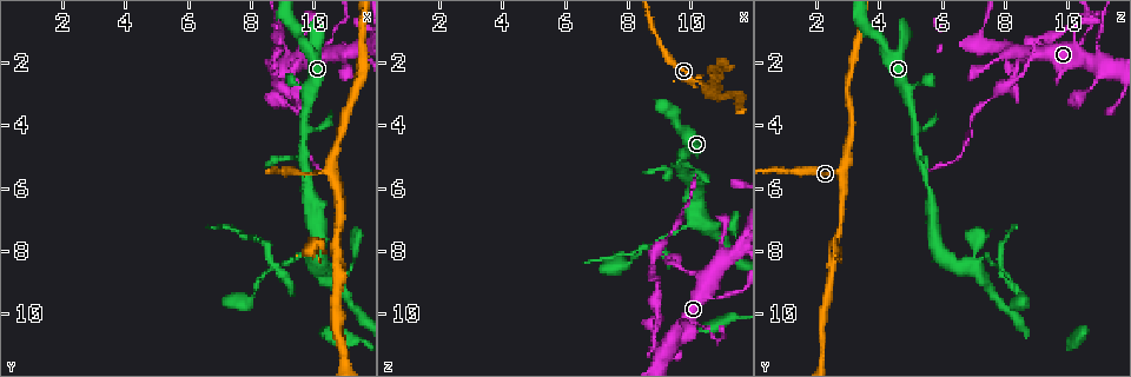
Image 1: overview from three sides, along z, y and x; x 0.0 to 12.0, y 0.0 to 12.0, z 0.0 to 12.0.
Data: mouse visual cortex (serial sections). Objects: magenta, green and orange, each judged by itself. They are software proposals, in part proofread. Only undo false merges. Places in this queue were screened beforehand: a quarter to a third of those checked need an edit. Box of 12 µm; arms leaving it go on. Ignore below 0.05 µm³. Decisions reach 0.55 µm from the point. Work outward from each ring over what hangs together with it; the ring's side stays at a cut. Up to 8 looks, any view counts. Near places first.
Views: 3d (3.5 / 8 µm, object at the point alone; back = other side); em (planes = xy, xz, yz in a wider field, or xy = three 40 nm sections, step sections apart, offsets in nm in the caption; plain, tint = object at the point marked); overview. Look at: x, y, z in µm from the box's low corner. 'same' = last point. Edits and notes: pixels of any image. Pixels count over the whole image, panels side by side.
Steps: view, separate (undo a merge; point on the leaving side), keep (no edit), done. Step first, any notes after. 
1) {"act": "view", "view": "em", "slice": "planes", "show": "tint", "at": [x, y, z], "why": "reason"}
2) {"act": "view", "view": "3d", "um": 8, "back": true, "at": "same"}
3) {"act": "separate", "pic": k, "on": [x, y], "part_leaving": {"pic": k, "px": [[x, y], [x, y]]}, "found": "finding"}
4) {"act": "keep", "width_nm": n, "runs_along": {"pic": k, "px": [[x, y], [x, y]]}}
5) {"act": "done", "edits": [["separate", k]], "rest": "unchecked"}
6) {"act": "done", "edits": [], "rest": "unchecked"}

{"act": "view", "view": "3d", "um": 3.5, "at": [8.8, 8.5, 7.7], "why": "branch point"}

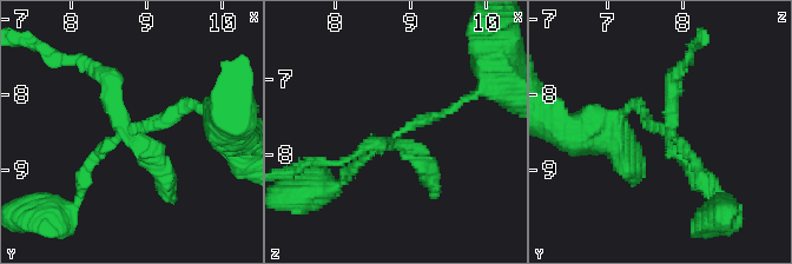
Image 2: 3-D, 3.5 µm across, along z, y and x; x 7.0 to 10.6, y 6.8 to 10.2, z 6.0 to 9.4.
{"act": "view", "view": "em", "slice": "planes", "show": "tint", "at": [8.80, 8.50, 7.80], "why": "need the tissue"}

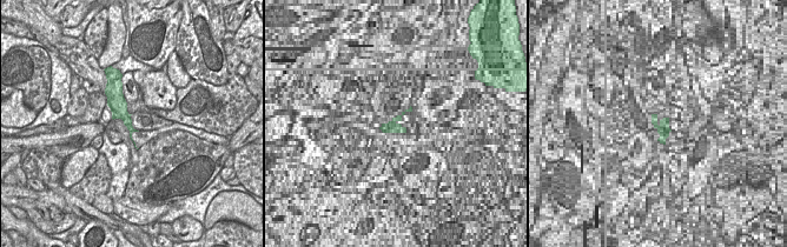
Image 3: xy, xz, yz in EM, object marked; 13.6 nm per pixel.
{"act": "separate", "pic": 2, "on": [673, 93], "part_leaving": {"pic": 2, "px": [[668, 126], [672, 76], [690, 57]]}, "found": "a second cell is stuck on"}

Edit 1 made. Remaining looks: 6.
{"act": "view", "view": "overview", "why": "see it whole again"}

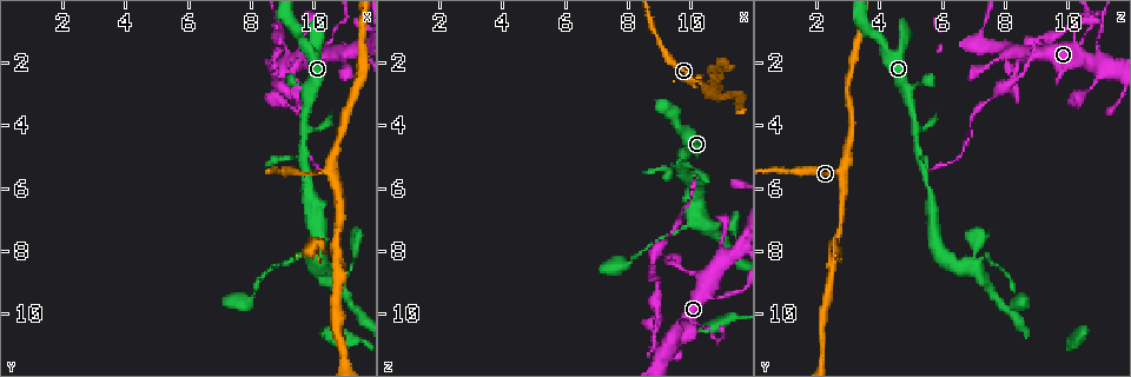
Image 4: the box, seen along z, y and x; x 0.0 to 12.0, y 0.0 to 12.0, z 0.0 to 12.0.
{"act": "view", "view": "3d", "um": 3.5, "at": [10.9, 8.8, 7.1], "why": "calibre changes"}

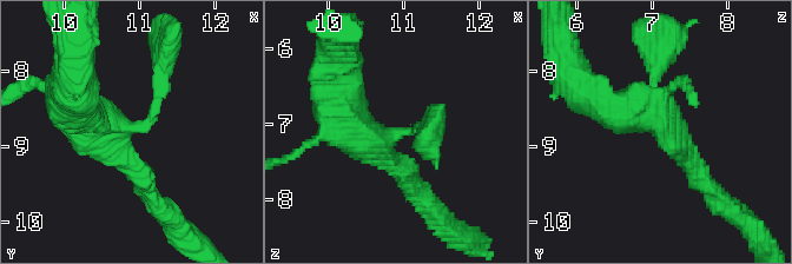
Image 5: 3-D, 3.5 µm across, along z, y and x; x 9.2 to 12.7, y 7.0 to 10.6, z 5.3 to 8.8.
{"act": "view", "view": "em", "slice": "xy", "step": 1, "show": "tint", "at": [10.95, 8.75, 7.15]}

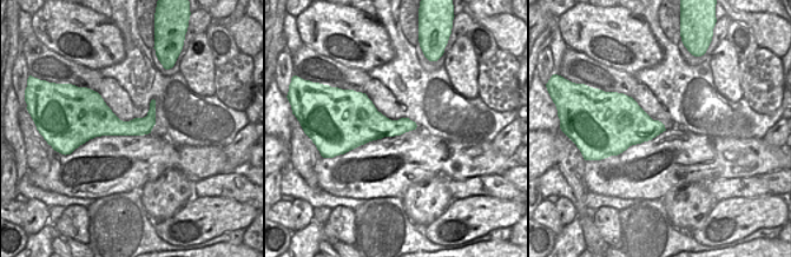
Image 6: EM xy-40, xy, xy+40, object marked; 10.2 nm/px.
{"act": "keep", "width_nm": 300, "runs_along": {"pic": 5, "px": [[76, 107], [140, 129], [162, 88], [162, 60]]}, "found": "all the same cell"}

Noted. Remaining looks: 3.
{"act": "view", "view": "3d", "um": 3.5, "at": [10.7, 8.0, 2.7]}

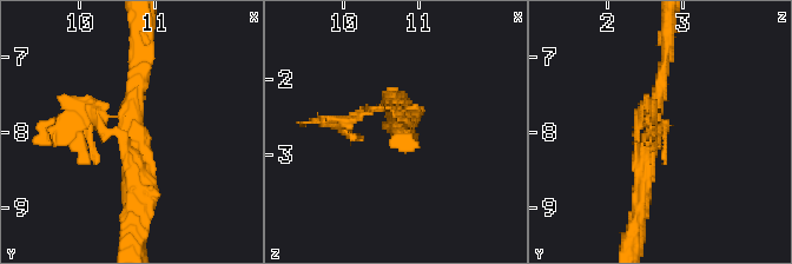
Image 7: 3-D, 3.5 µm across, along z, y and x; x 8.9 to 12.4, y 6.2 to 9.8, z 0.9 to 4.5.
{"act": "view", "view": "em", "slice": "xy", "step": 1, "show": "tint", "at": [10.75, 8.10, 2.60], "arms": 3, "arm_widths_nm": [150, 150, 250], "why": "shape alone is not enough"}

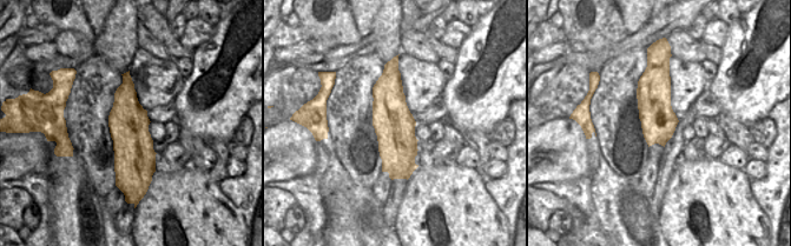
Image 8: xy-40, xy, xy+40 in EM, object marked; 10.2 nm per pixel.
{"act": "separate", "pic": 7, "on": [81, 146], "found": "two cells meet here"}

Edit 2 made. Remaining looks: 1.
{"act": "done", "edits": [["separate", 2], ["separate", 7]], "rest": "unchecked"}

